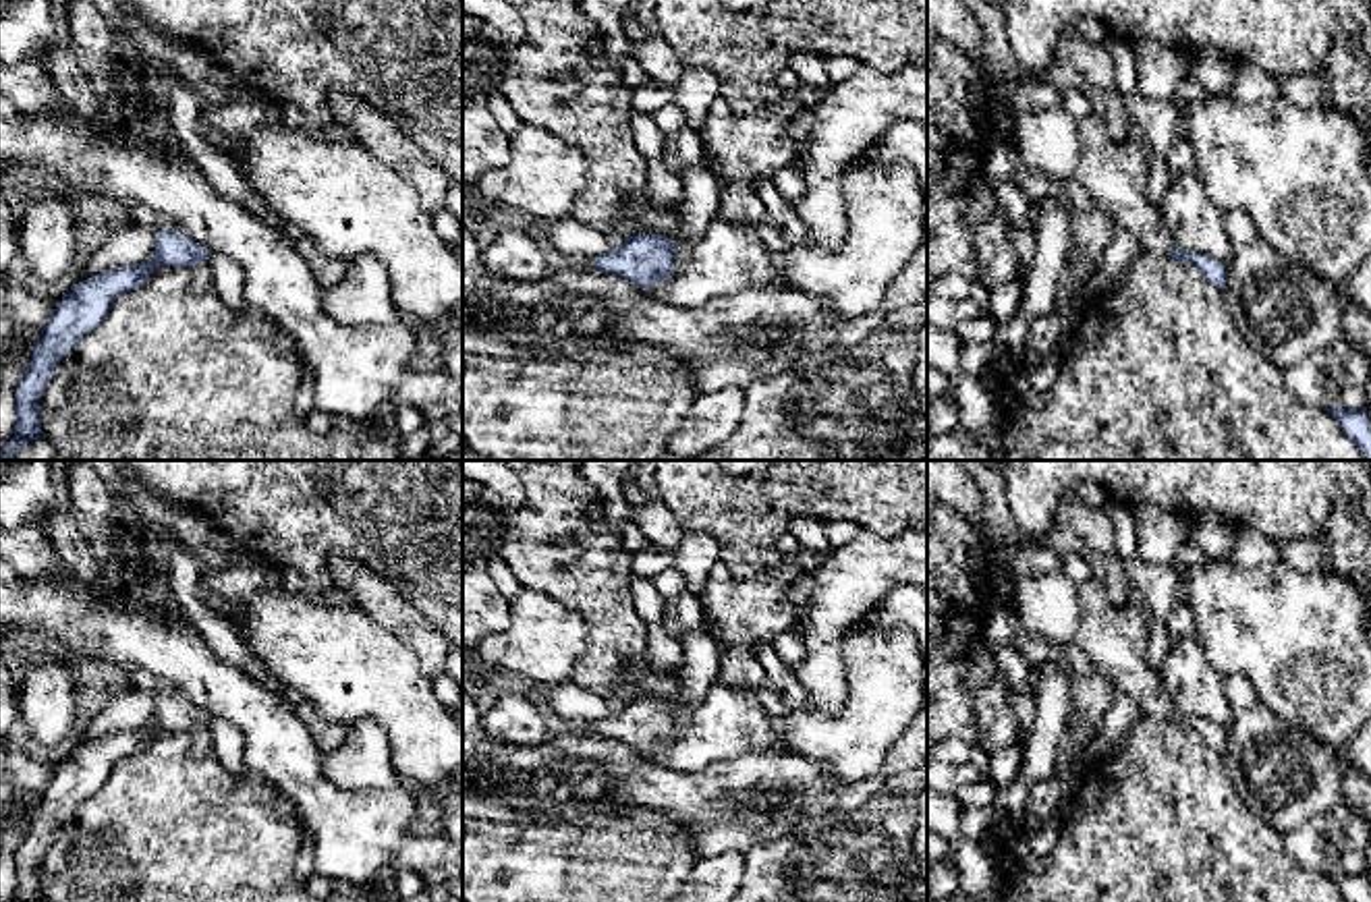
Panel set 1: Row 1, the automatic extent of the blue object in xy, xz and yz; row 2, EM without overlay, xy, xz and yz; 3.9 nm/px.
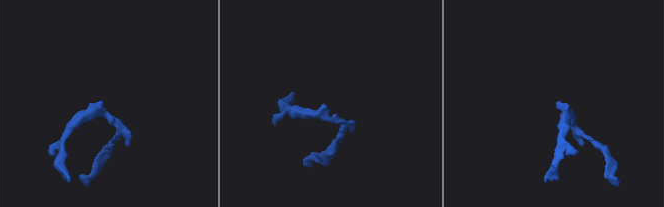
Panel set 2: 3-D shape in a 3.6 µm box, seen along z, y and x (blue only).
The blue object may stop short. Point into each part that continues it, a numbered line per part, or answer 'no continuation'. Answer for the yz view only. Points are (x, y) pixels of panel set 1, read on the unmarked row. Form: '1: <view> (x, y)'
1: yz (1114, 639)

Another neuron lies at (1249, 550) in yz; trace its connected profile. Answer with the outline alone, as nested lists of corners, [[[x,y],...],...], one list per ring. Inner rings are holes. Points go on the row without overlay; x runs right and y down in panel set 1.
[[[1238,529],[1228,560],[1242,568],[1257,568],[1265,562],[1282,562],[1282,552],[1274,539],[1253,529]]]

